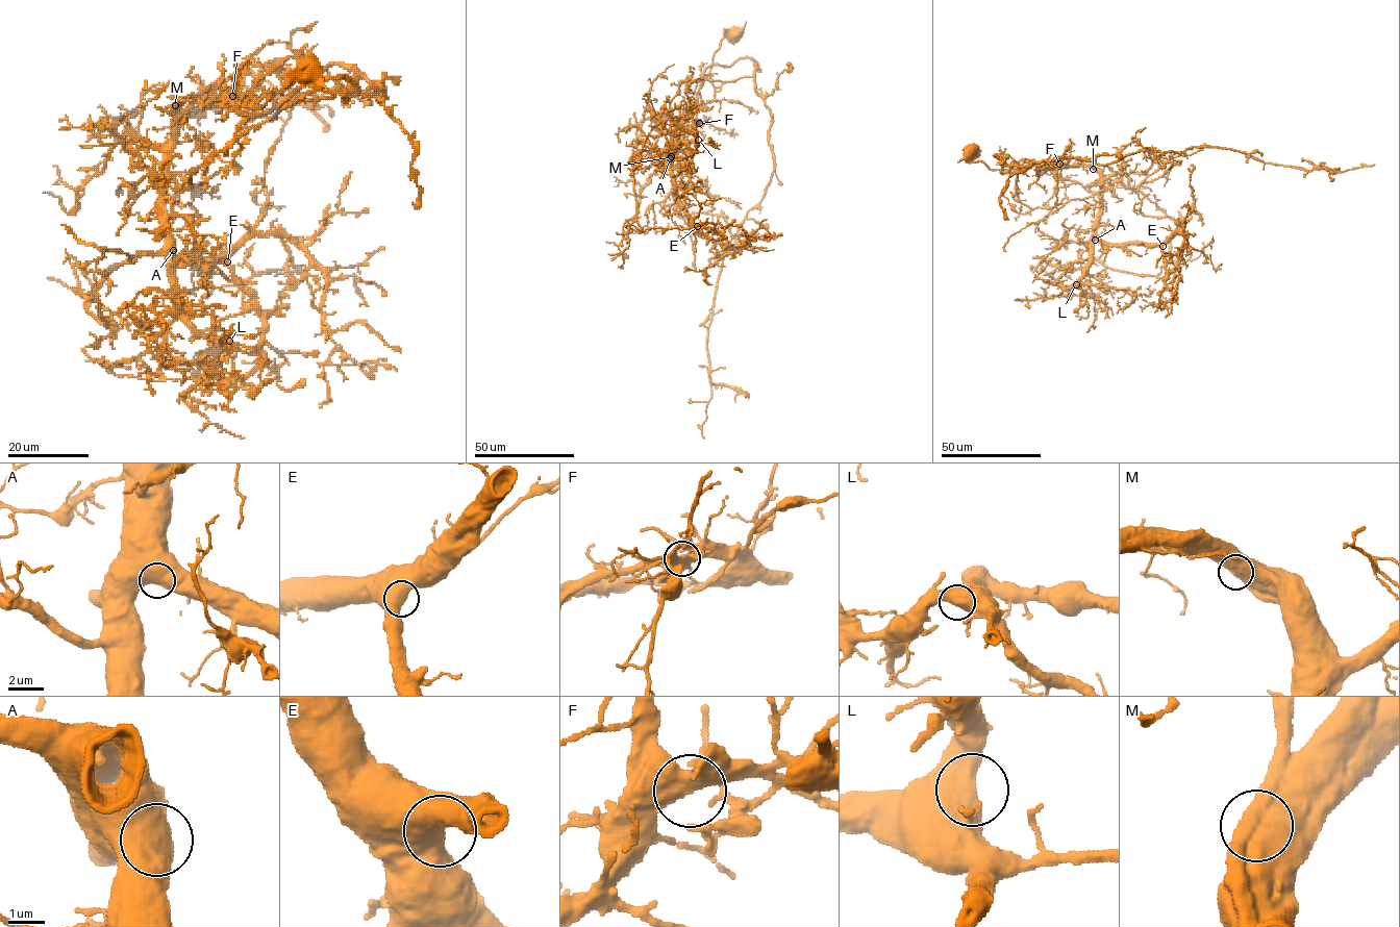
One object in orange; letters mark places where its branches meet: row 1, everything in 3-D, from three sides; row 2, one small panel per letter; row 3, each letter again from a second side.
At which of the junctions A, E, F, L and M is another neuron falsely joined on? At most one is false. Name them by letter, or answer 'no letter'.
no letter

